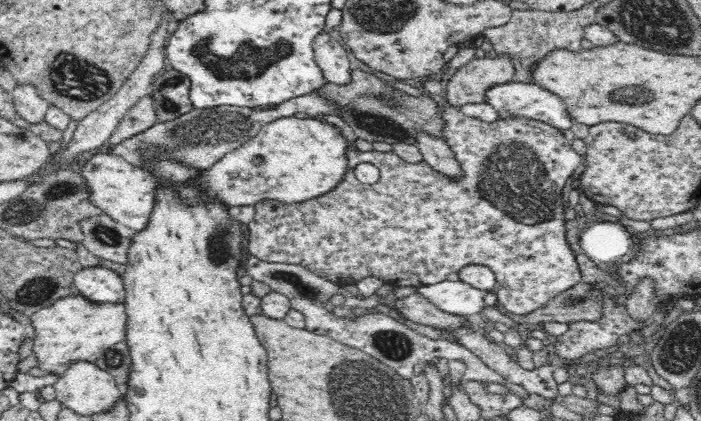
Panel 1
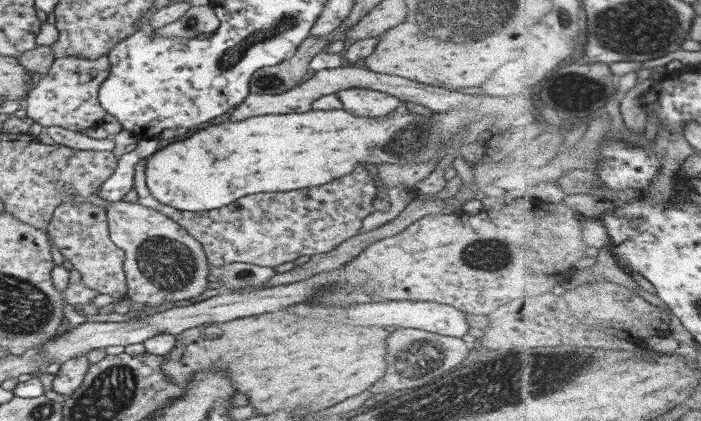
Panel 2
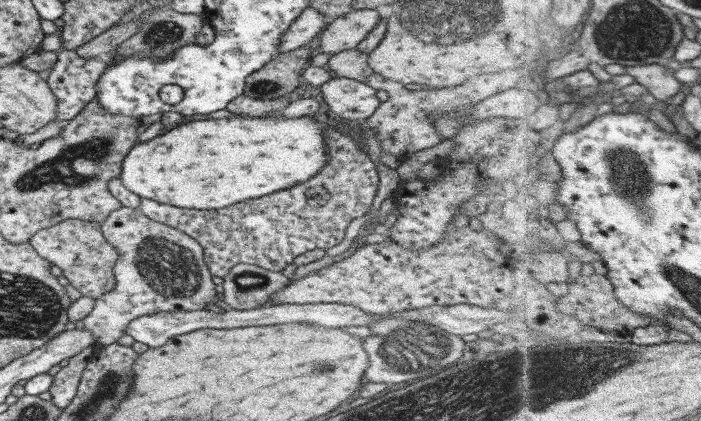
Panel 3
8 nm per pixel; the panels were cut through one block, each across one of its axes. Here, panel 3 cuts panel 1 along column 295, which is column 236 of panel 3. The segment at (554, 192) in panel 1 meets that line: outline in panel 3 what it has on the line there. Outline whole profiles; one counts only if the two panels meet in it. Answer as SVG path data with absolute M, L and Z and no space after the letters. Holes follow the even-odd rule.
M325 124L325 134L327 134L326 148L329 150L329 162L323 172L314 176L306 184L298 184L294 188L286 188L282 192L276 192L264 198L250 199L234 204L234 206L210 211L168 206L168 204L148 200L148 198L141 198L138 209L152 220L176 228L198 241L202 245L204 261L212 276L223 278L232 267L240 262L256 264L264 269L281 272L288 264L293 263L292 260L296 256L308 250L315 248L326 250L340 244L345 238L350 222L354 218L364 216L370 210L376 190L378 190L378 172L368 154L365 154L352 138L343 135L332 126Z

